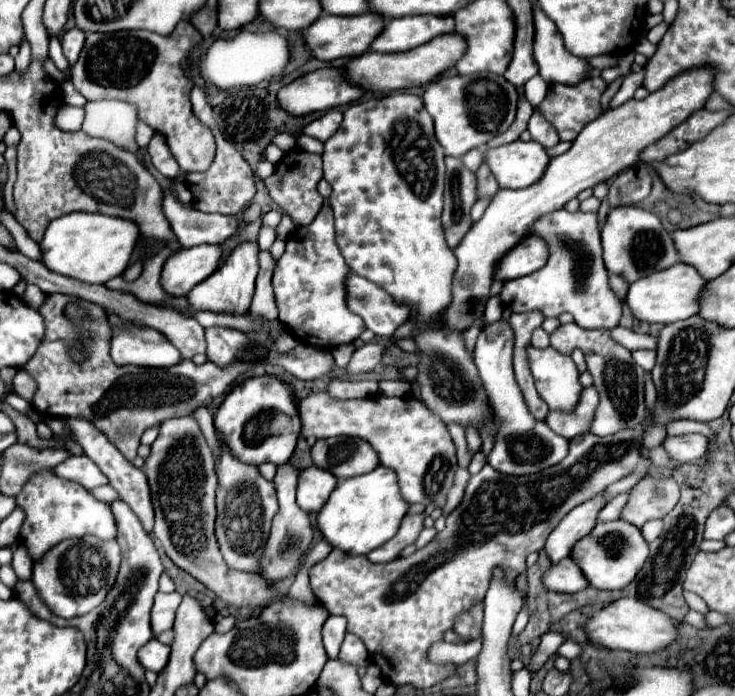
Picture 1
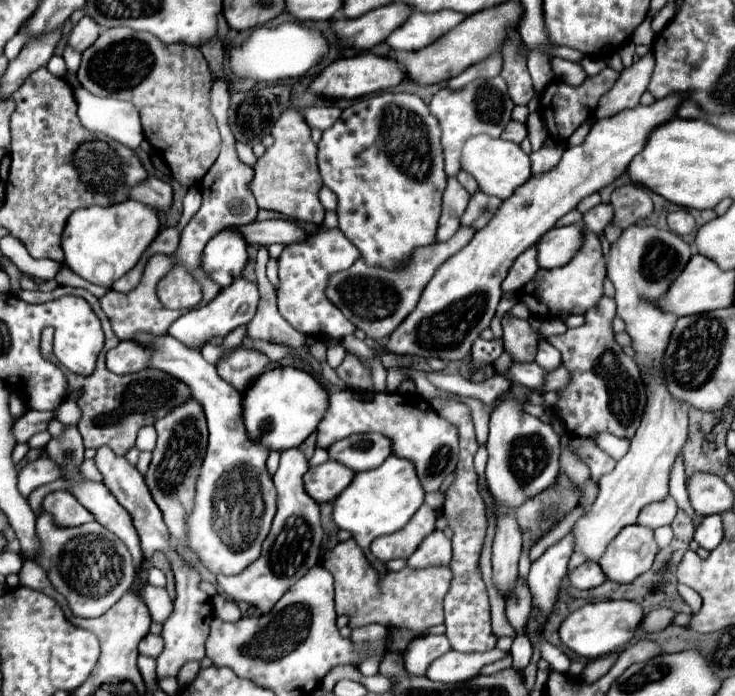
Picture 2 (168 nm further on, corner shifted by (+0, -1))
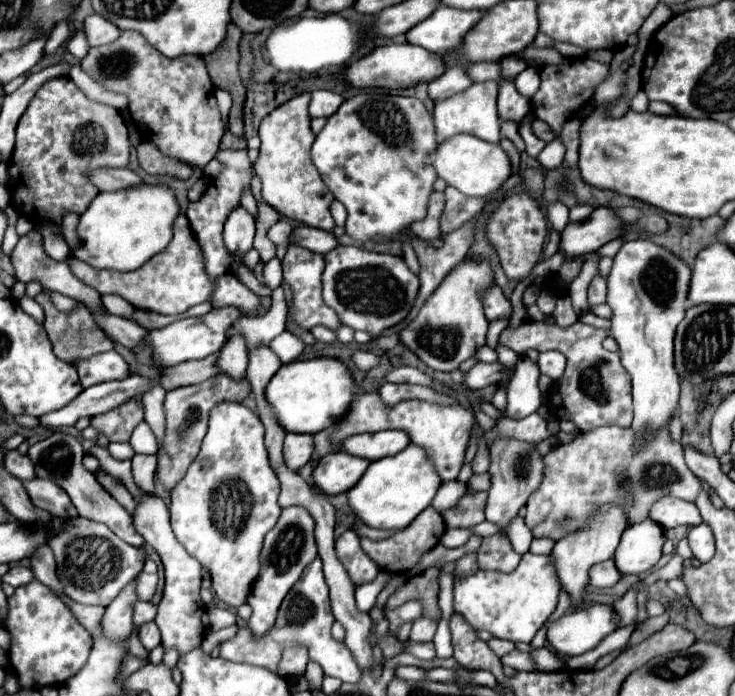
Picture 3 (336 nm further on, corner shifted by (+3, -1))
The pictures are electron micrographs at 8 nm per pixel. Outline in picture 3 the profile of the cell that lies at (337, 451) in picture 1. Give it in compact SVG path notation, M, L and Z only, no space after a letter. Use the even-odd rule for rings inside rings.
M386 429L378 433L360 433L352 435L342 443L342 449L346 453L354 453L358 457L376 461L388 455L396 455L402 449L410 445L410 439L404 431L400 429Z

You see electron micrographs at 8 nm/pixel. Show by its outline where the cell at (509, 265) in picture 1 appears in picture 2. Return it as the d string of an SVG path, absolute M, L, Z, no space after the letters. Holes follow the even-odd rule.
M579 225L553 227L537 241L537 263L541 269L565 265L579 249Z

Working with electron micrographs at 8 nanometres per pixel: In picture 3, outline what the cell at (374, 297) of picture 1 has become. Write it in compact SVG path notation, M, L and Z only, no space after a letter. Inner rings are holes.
M340 245L326 253L324 261L326 267L322 273L322 297L324 303L334 309L342 325L378 337L384 329L400 323L410 313L420 281L408 269L402 257Z

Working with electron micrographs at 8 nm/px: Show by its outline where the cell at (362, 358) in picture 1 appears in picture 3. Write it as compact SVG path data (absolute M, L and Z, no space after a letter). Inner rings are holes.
M464 259L440 283L432 297L428 297L416 321L412 321L408 329L400 331L400 341L434 371L456 371L460 363L464 363L468 357L476 353L478 347L486 345L488 319L484 315L484 307L480 301L480 293L486 289L486 285L494 285L494 273L488 261Z

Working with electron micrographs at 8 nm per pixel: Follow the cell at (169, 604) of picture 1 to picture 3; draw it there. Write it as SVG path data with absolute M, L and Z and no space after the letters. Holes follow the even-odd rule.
M140 573L138 577L136 577L138 581L136 581L136 595L138 595L138 599L142 599L142 601L150 601L150 597L154 595L154 591L156 591L156 583L158 583L158 575L148 575L148 573Z

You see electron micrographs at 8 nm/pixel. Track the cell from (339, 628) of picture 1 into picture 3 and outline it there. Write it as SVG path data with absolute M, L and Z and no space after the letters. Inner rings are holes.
M380 571L374 581L356 587L356 605L358 605L360 611L368 613L374 607L378 593L384 589L384 585L388 583L388 579L390 579L390 575L384 573L384 571Z

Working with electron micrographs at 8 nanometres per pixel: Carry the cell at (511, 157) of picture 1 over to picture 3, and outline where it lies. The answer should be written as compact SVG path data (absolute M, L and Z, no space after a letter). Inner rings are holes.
M464 133L450 137L436 147L436 153L432 155L432 167L436 169L436 175L446 181L446 185L456 187L460 193L470 197L486 197L498 191L498 187L510 177L510 161L500 145L480 141L478 137Z

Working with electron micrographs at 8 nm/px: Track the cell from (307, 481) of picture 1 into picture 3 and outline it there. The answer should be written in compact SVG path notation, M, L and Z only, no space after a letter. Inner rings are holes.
M332 451L320 459L314 469L314 485L326 495L338 495L352 489L364 471L368 469L370 461L364 457L350 455L346 451Z

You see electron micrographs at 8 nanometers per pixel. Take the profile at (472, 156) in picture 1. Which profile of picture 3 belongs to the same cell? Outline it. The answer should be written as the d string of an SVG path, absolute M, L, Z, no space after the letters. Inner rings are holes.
M446 187L444 195L446 195L446 205L444 205L444 213L440 217L440 239L444 239L448 233L462 227L476 213L480 213L482 207L486 205L484 199L464 197L462 193L456 193L456 189L452 189L452 187Z

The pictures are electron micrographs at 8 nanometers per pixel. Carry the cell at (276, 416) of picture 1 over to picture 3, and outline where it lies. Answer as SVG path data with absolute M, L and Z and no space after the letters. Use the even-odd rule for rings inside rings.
M334 357L298 359L282 365L268 383L268 401L276 409L276 417L290 433L318 433L336 425L348 411L354 397L354 377L350 369Z

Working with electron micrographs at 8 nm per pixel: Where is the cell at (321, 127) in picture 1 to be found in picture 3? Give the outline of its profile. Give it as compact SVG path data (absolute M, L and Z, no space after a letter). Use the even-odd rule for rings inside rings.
M314 91L310 101L310 115L312 117L330 117L342 105L342 97L332 91Z

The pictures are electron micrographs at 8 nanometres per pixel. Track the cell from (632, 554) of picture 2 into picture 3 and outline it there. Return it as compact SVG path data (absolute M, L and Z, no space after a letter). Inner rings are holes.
M652 519L628 527L622 533L620 545L614 553L614 561L620 573L638 575L652 569L662 557L664 539L664 529Z

